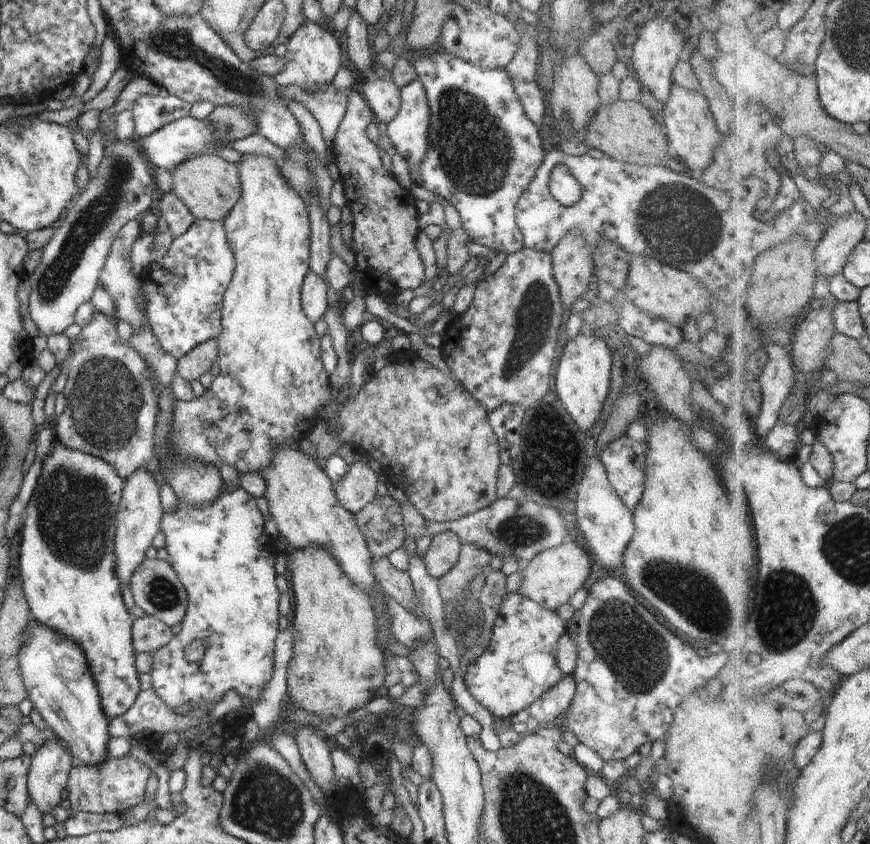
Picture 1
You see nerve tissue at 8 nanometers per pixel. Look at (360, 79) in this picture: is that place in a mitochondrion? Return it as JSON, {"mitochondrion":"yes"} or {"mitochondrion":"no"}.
{"mitochondrion":"no"}

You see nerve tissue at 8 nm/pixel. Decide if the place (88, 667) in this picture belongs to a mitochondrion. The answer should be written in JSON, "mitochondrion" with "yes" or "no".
{"mitochondrion":"no"}

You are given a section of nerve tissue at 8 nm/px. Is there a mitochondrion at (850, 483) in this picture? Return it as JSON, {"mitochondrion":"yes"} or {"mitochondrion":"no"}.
{"mitochondrion":"no"}

